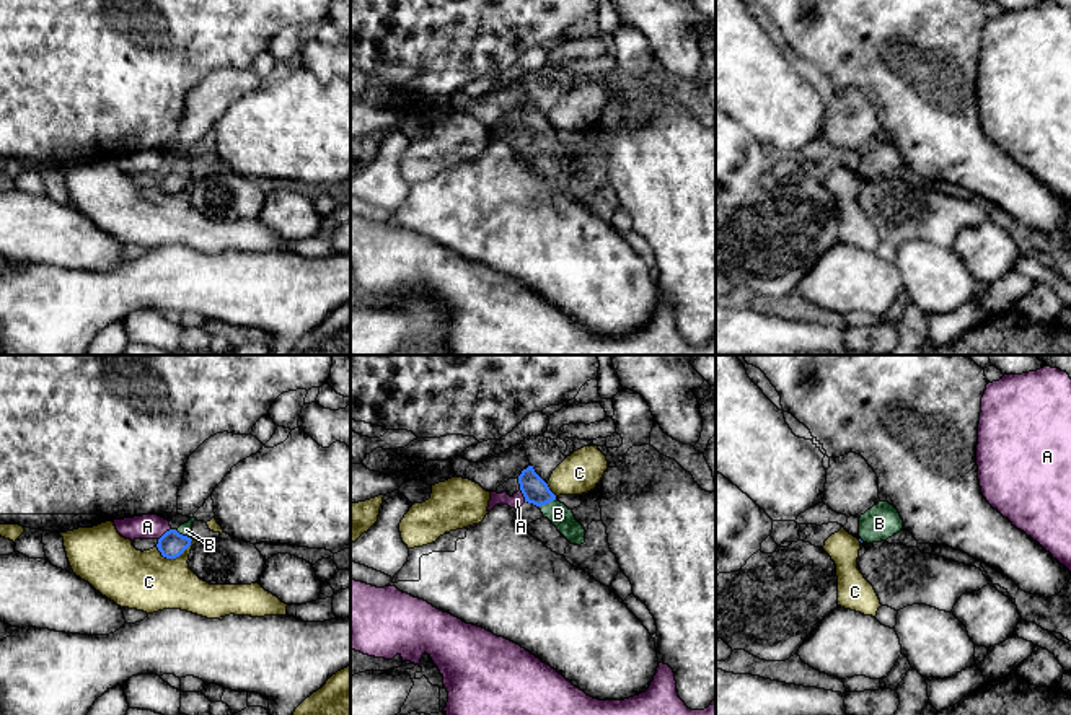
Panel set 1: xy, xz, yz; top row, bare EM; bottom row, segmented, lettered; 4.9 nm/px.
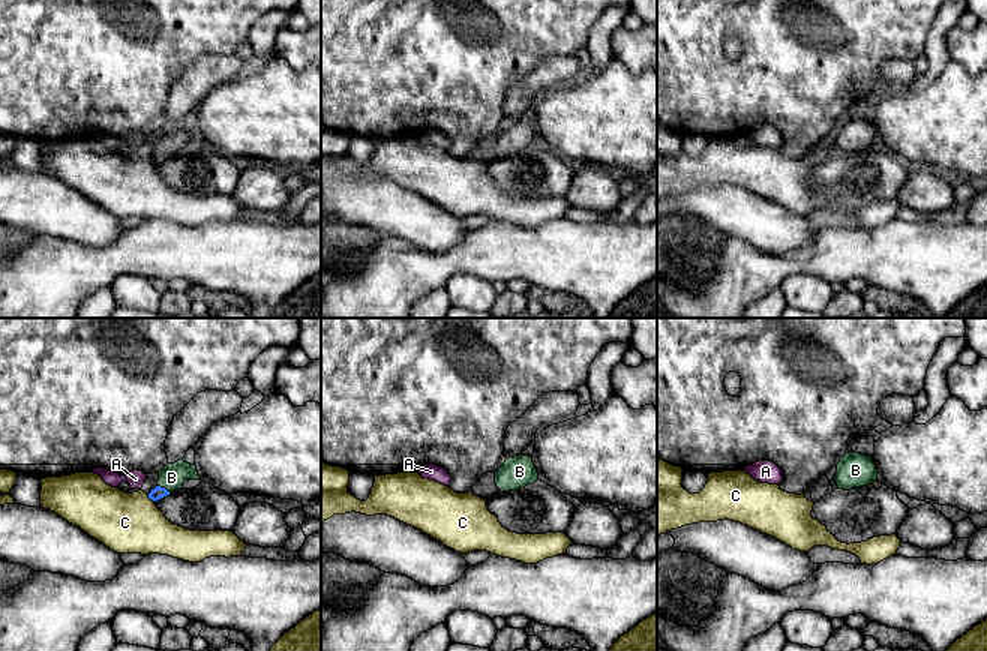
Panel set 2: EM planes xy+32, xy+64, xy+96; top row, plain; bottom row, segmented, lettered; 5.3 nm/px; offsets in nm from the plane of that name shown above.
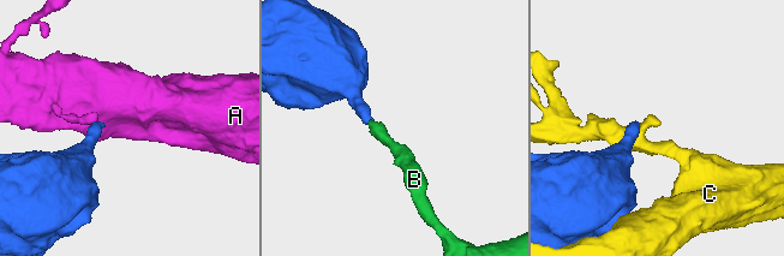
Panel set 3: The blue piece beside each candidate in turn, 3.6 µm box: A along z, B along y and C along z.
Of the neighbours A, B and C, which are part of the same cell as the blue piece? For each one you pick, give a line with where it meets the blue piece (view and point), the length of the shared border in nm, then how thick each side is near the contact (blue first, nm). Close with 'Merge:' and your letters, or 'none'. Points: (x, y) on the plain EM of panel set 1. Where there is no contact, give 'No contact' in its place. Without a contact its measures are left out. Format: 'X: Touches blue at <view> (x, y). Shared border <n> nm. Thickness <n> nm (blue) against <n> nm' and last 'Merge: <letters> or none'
B: Touches blue at xz (546, 137). Shared border 100 nm. Thickness 130 nm (blue) against 110 nm
Merge: B

